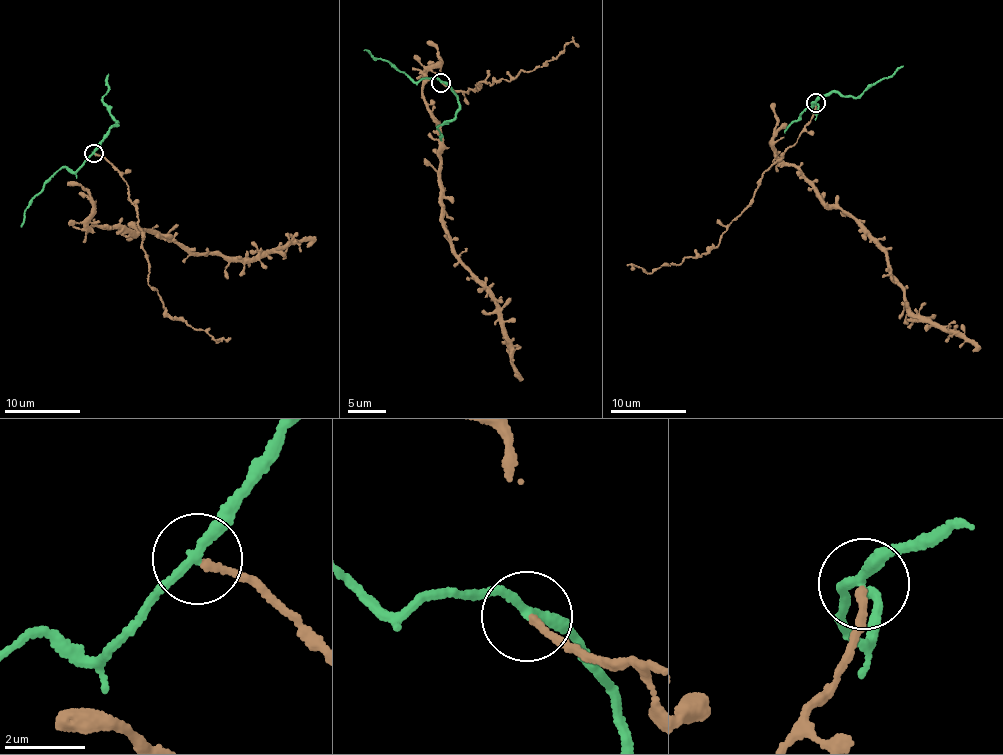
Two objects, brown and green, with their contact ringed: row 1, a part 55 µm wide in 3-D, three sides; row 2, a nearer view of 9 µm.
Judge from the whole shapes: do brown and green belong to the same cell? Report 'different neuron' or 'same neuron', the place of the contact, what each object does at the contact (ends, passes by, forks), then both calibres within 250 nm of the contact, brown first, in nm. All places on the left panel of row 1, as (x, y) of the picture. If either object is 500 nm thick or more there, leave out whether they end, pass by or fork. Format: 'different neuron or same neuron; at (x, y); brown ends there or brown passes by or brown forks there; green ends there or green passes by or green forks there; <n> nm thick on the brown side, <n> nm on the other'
different neuron; at (93, 153); brown ends there; green passes by; 160 nm thick on the brown side, 200 nm on the other

